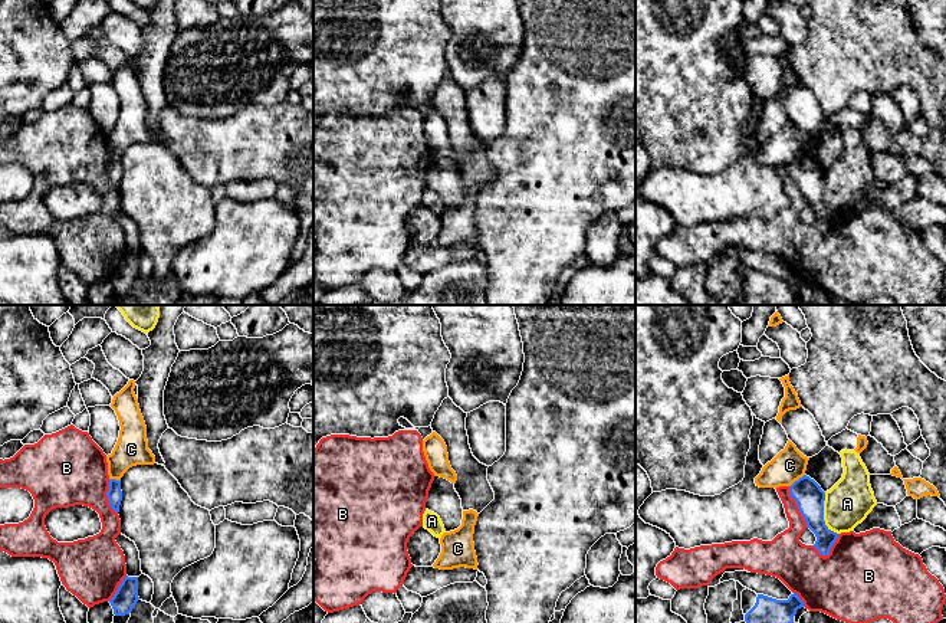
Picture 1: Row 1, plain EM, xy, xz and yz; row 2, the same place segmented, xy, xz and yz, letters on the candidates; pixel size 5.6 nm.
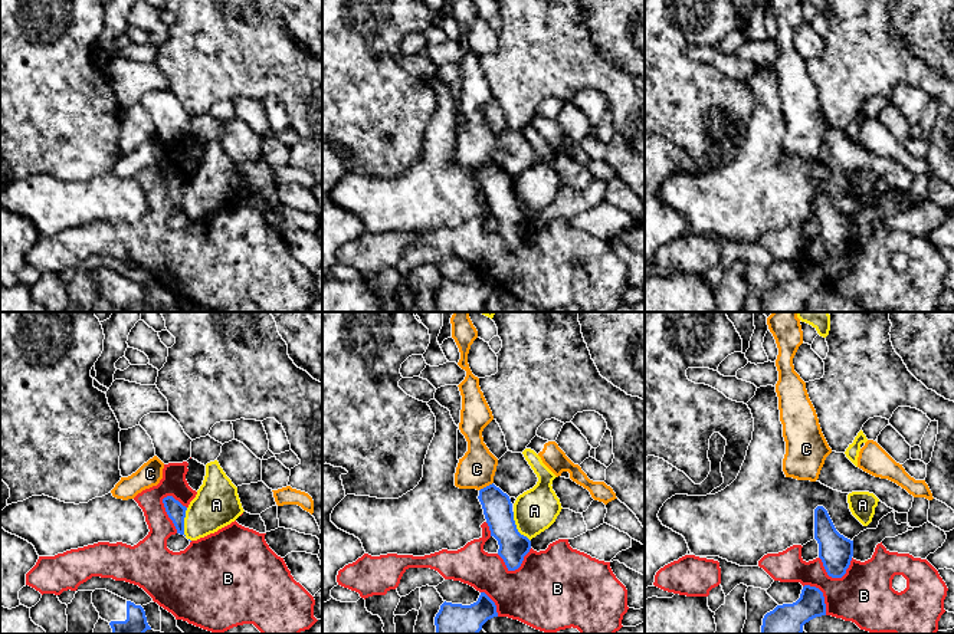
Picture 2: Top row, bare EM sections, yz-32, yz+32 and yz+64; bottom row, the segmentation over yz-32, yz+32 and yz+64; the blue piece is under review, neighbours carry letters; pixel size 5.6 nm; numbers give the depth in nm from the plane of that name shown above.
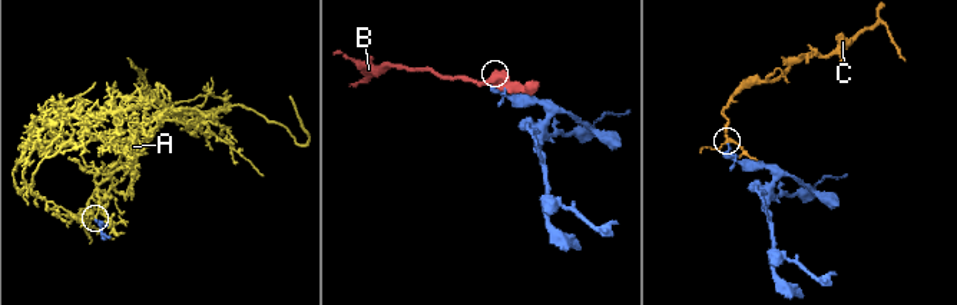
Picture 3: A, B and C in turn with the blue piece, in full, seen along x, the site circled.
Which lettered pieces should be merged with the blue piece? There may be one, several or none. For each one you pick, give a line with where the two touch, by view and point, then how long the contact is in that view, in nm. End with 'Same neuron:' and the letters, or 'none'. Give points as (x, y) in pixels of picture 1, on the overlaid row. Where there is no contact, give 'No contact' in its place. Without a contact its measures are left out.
Same neuron: none

